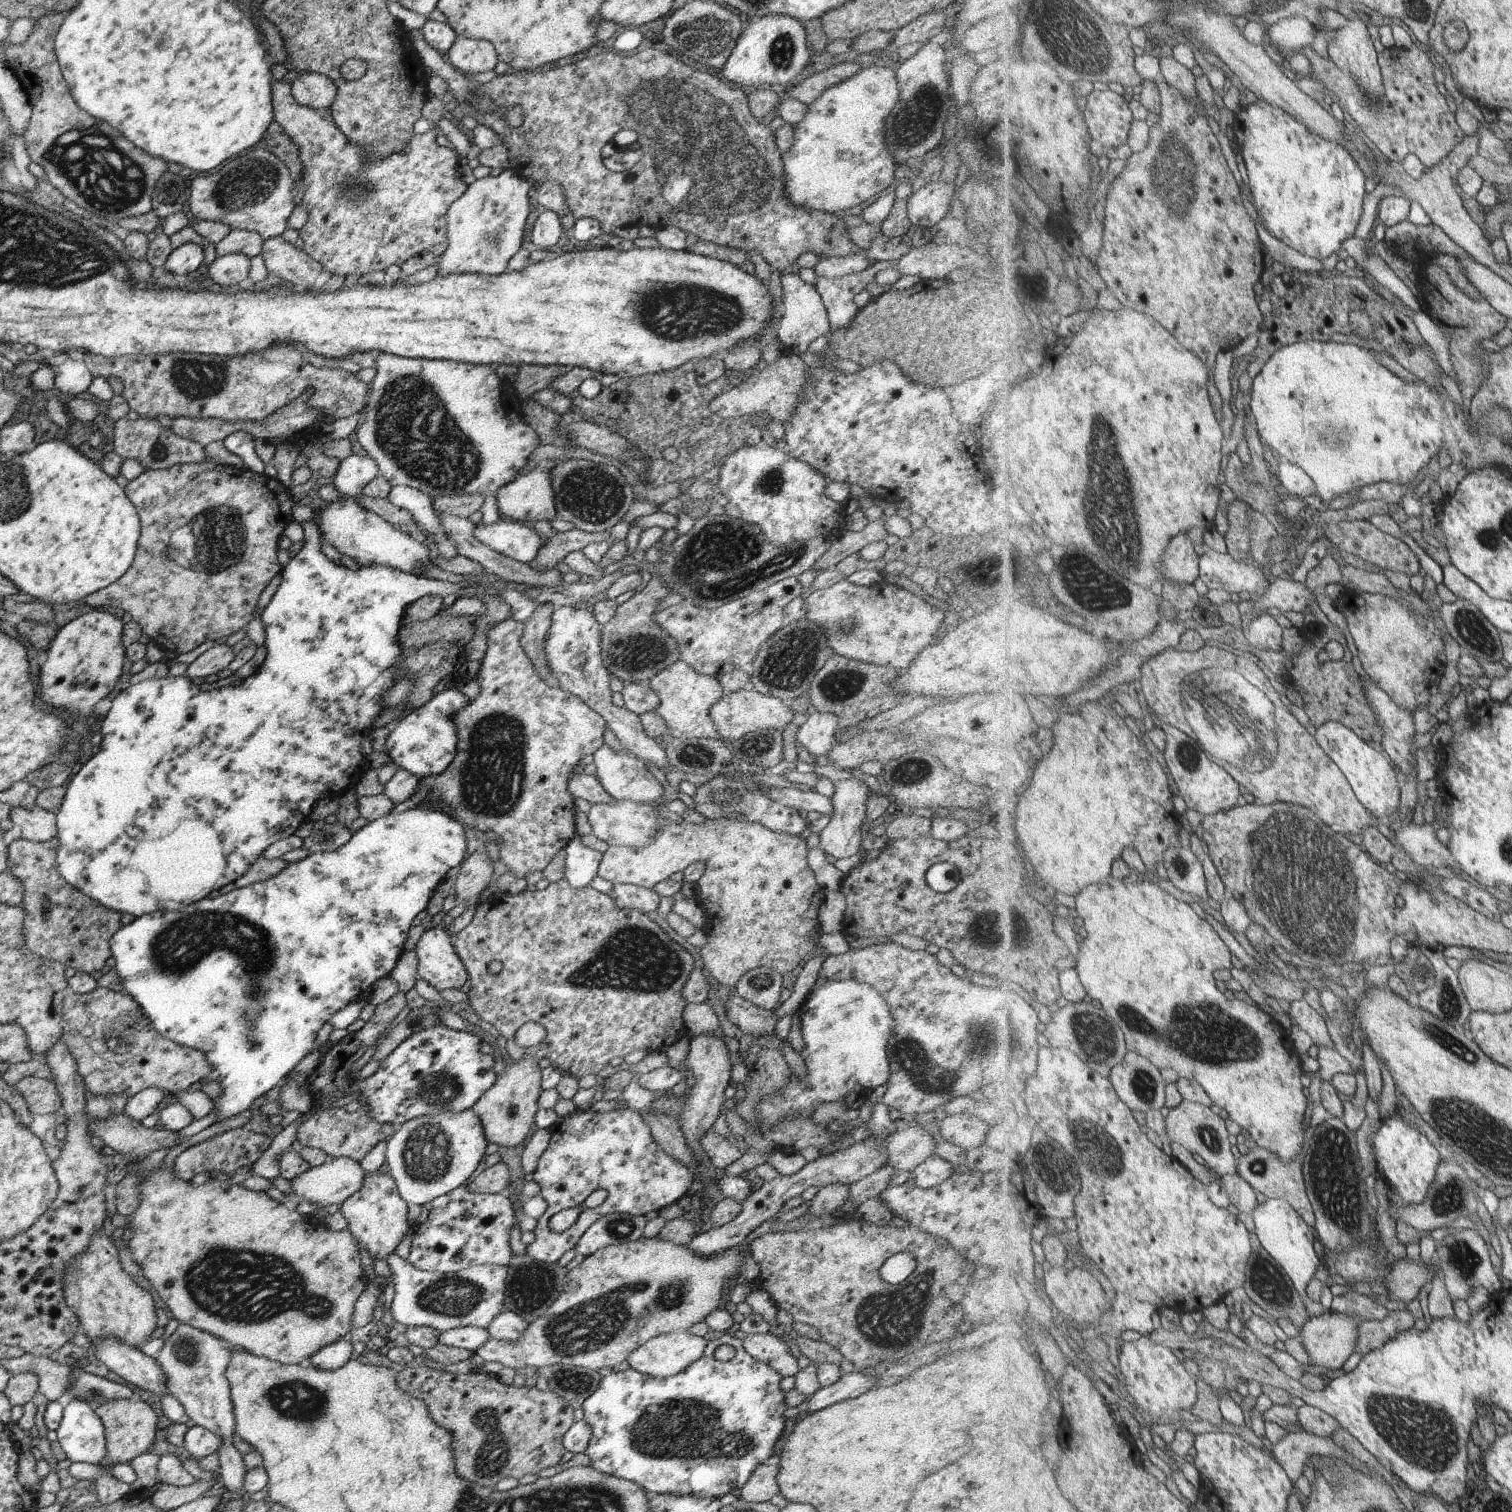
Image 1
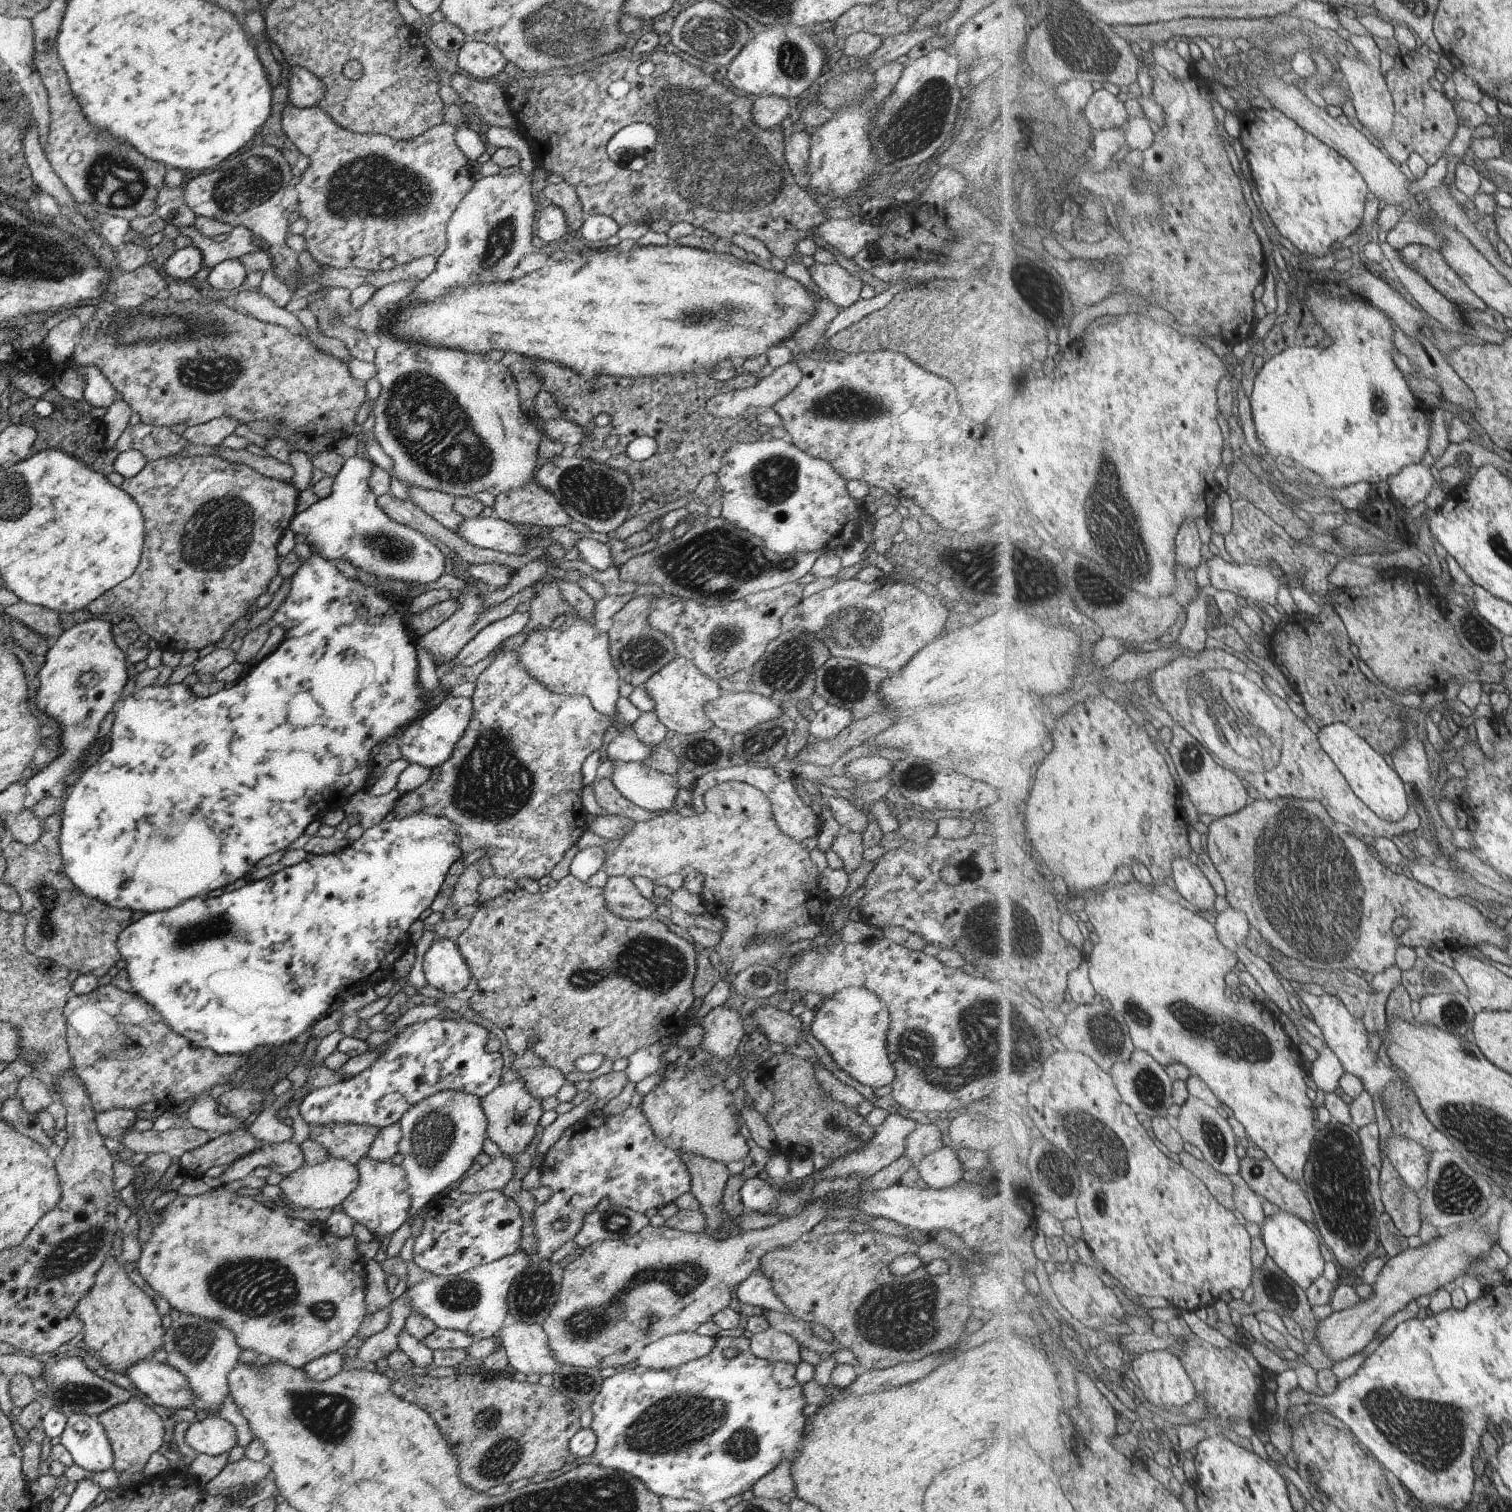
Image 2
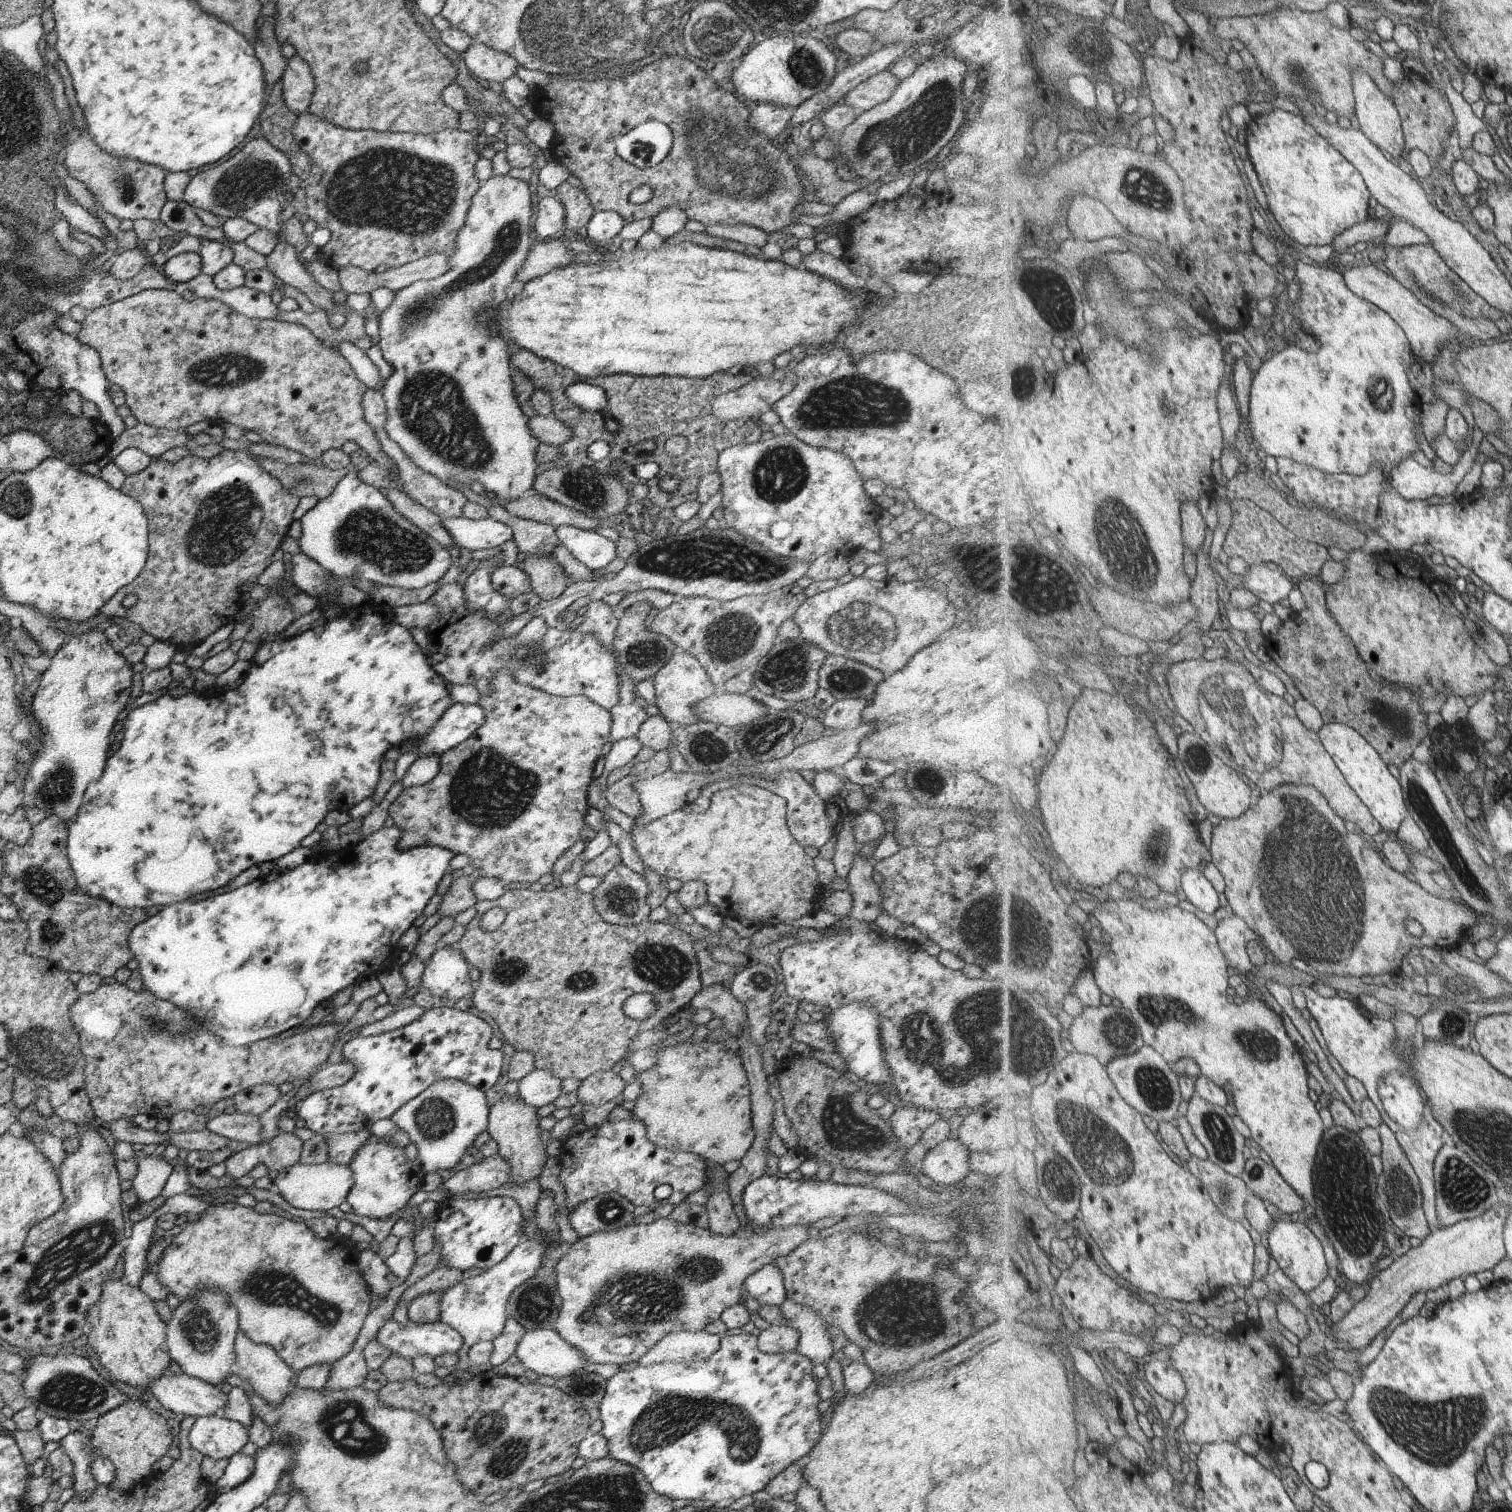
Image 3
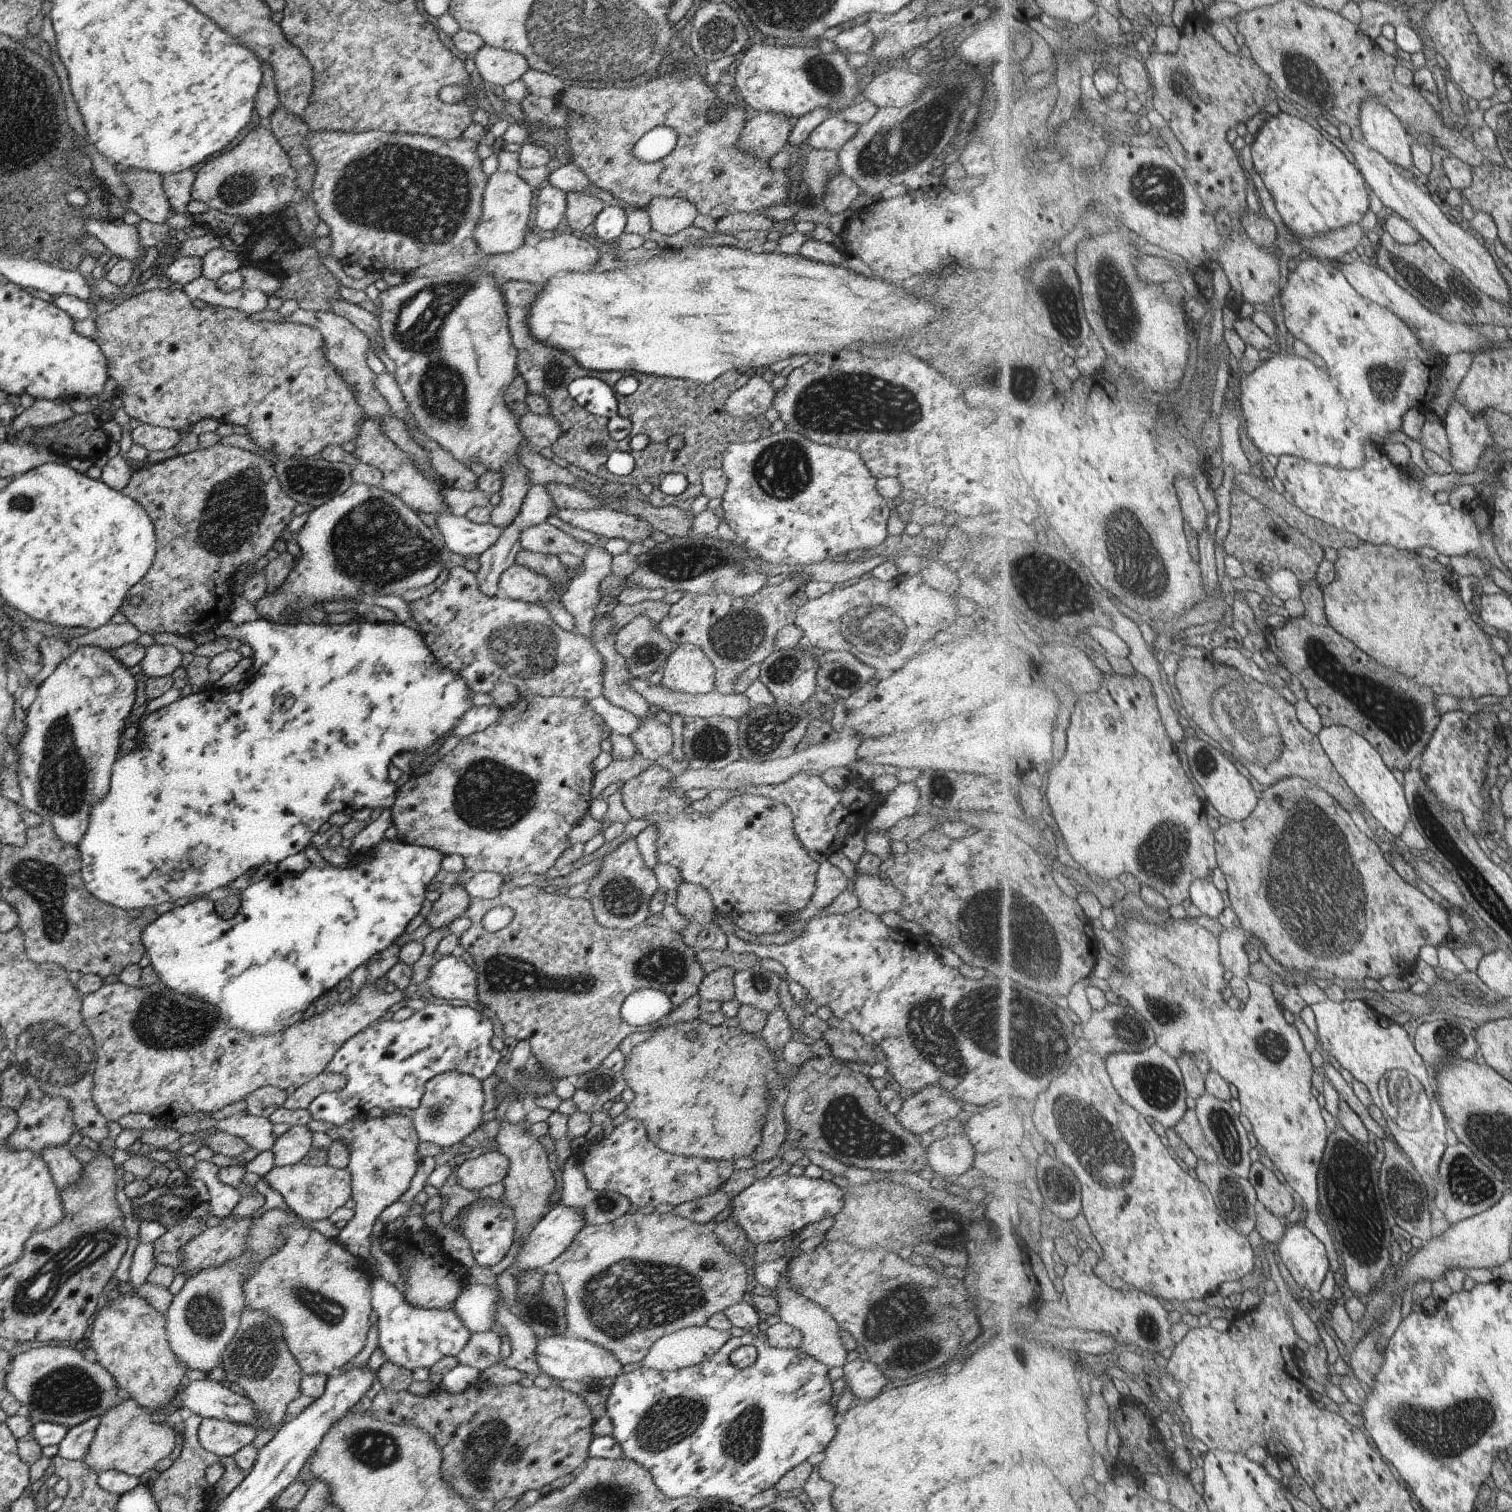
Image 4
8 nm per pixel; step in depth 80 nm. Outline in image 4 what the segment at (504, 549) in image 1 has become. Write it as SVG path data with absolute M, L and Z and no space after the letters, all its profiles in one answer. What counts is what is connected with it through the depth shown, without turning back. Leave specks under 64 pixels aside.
M439 513L435 517L436 534L444 547L460 560L471 555L477 558L490 548L503 532L503 526L474 524L464 516Z

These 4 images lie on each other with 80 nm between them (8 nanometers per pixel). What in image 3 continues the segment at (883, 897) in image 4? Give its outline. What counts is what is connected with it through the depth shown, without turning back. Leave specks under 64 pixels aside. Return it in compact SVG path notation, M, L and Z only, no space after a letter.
M858 854L854 856L853 865L849 870L846 882L852 894L850 917L858 921L872 922L881 914L882 894L877 883L871 883L870 866Z

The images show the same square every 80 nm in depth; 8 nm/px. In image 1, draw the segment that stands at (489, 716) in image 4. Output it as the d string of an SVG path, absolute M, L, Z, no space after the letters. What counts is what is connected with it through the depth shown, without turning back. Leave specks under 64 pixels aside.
M455 687L450 690L447 688L435 696L432 694L428 702L407 716L401 717L401 721L393 728L385 742L387 756L399 766L399 769L414 774L418 782L422 781L423 777L443 772L455 754L457 740L455 714L467 703L468 698L457 692Z

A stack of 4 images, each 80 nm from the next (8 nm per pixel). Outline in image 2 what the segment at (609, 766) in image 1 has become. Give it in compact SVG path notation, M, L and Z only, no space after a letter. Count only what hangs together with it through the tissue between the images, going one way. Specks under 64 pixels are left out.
M615 761L611 778L615 788L627 800L649 812L674 810L677 791L682 788L676 778L668 774L653 772L637 762Z

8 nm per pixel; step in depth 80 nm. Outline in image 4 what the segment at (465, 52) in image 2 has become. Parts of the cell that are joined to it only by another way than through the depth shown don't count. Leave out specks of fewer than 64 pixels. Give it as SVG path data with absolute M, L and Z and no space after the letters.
M486 45L477 48L471 58L475 65L476 78L491 86L506 86L509 82L521 78L521 74L529 69L523 56Z

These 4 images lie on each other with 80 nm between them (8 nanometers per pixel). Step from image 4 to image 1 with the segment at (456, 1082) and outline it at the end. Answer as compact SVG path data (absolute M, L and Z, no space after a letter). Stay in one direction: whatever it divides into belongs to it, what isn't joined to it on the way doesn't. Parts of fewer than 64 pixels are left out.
M471 1107L459 1112L429 1108L424 1115L406 1120L395 1130L387 1142L383 1164L387 1164L388 1173L393 1177L399 1196L409 1205L422 1205L447 1194L459 1185L465 1185L473 1170L477 1168L479 1160L485 1156L483 1152L486 1144L480 1120Z

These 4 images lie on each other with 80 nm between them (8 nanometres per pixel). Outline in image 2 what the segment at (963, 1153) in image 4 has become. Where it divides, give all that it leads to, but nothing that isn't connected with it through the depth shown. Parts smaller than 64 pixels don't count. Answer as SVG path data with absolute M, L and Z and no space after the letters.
M941 1145L916 1164L919 1179L934 1189L951 1187L961 1180L965 1171L958 1154L951 1147Z

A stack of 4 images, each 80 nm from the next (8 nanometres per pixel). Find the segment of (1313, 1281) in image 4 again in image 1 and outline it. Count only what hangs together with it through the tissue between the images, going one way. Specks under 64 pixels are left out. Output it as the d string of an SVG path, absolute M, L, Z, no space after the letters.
M1269 1199L1265 1204L1257 1204L1252 1213L1253 1223L1255 1224L1255 1233L1259 1238L1263 1248L1271 1254L1273 1258L1287 1271L1294 1285L1304 1297L1311 1316L1323 1314L1323 1306L1317 1301L1312 1301L1306 1293L1308 1284L1315 1278L1317 1268L1321 1264L1321 1258L1315 1252L1315 1234L1309 1228L1305 1219L1289 1204L1285 1199Z

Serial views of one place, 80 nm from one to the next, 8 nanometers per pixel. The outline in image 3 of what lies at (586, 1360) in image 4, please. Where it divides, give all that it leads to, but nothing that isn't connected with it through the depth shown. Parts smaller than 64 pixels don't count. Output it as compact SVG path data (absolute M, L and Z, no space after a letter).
M524 1329L524 1334L519 1340L518 1345L515 1346L513 1356L522 1364L524 1370L531 1370L539 1376L550 1376L555 1379L573 1374L577 1370L585 1370L585 1372L593 1372L601 1376L604 1380L609 1380L620 1370L615 1364L589 1364L589 1362L585 1362L583 1356L575 1348L571 1348L571 1344L561 1340L561 1336L557 1336L557 1332L553 1332L551 1329Z

